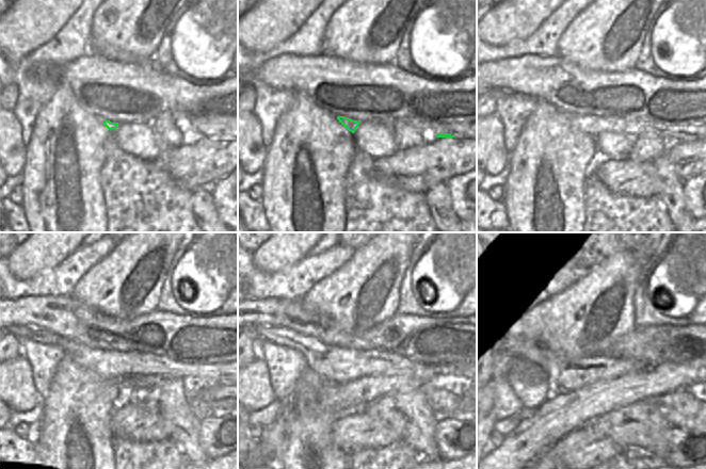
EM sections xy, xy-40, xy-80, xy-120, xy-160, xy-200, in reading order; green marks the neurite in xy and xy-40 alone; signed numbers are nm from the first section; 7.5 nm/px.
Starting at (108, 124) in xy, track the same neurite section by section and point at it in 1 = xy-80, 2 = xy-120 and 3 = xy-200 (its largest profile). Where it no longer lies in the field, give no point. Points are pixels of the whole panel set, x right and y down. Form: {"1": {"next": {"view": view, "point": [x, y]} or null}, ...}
{"1": {"next": {"view": "xy-80", "point": [592, 126]}}, "2": {"next": {"view": "xy-120", "point": [116, 365]}}, "3": {"next": {"view": "xy-200", "point": [566, 371]}}}

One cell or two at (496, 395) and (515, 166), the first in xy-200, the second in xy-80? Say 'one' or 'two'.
two

